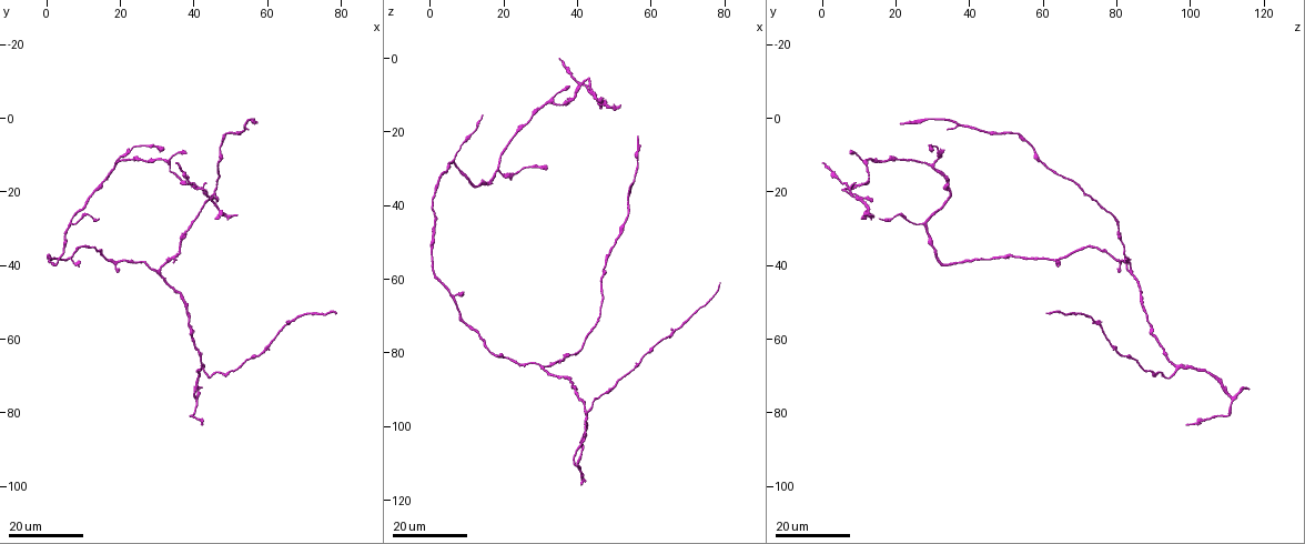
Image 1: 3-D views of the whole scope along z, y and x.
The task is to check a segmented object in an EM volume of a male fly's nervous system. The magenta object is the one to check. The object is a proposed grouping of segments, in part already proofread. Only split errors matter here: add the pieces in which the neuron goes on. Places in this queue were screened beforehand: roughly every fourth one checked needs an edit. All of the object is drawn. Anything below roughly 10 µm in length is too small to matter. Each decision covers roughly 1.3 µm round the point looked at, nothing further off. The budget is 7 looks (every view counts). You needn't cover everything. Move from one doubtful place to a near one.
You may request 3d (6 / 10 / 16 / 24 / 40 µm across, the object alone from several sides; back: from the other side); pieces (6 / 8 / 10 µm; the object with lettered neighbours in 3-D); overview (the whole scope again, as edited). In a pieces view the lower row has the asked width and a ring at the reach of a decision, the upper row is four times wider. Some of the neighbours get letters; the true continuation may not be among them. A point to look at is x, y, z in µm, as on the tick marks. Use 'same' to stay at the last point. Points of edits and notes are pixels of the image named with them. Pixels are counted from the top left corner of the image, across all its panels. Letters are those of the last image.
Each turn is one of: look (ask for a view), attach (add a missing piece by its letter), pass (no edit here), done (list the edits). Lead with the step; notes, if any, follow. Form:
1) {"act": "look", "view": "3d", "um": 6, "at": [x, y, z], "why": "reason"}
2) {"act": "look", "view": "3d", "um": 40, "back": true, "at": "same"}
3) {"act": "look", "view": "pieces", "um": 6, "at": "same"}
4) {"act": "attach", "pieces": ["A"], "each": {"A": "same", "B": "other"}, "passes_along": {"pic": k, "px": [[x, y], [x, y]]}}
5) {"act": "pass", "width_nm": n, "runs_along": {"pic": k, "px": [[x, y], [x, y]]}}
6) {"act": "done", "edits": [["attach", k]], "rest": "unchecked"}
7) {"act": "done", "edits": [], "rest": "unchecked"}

{"act": "look", "view": "3d", "um": 16, "at": [55.0, 3.5, 34.0], "why": "tapers out"}

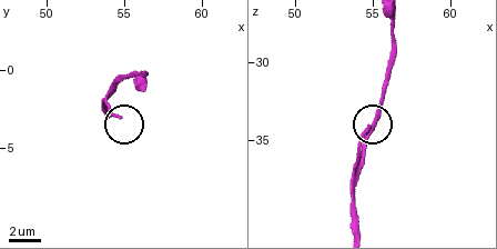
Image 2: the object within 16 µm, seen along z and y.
{"act": "look", "view": "pieces", "um": 10, "at": [54.8, 3.0, 34.0]}

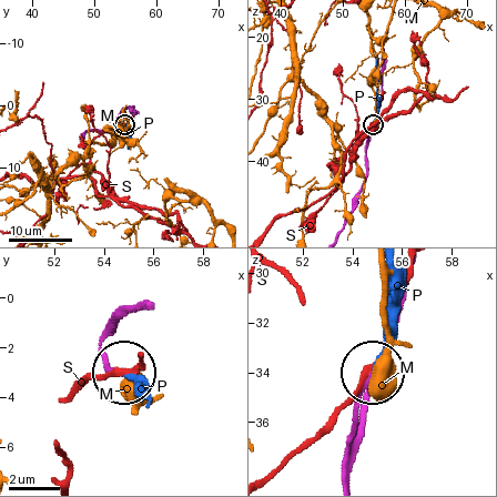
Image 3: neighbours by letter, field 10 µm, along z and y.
{"act": "attach", "pieces": ["P"], "each": {"M": "other", "P": "same", "S": "other"}, "found": "the neuron continues"}

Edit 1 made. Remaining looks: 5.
{"act": "look", "view": "overview"}

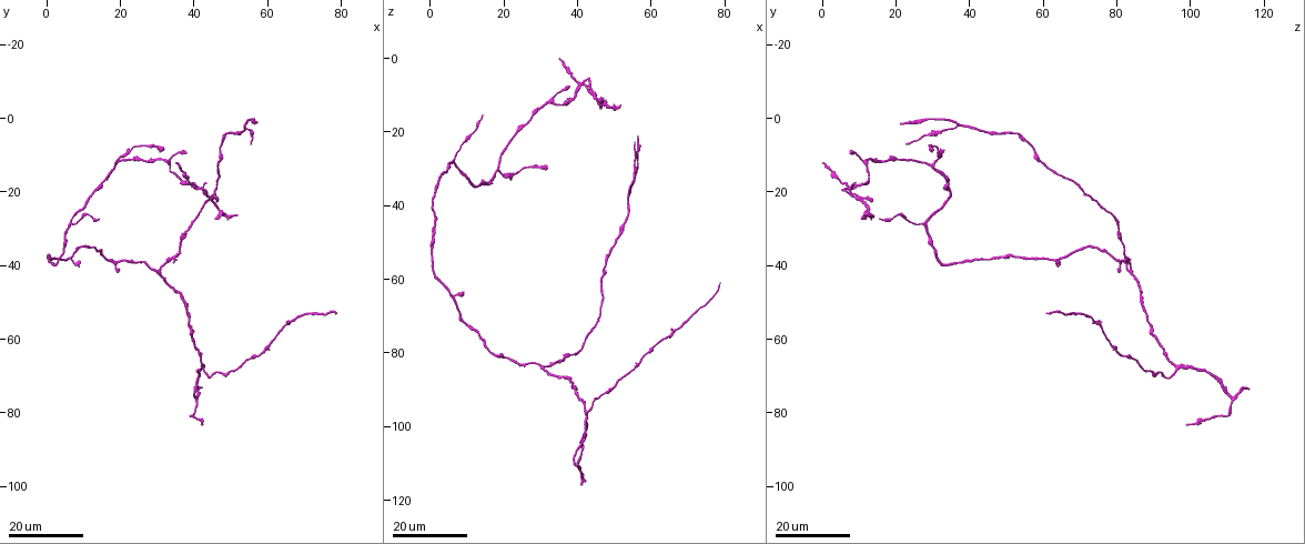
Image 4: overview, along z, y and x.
{"act": "look", "view": "3d", "um": 24, "at": [56.0, 1.0, 21.5], "why": "an open end"}

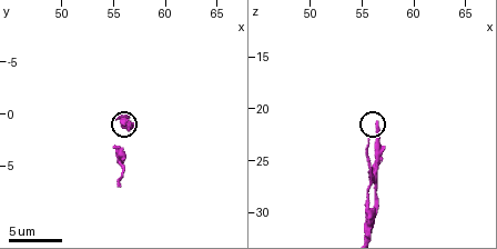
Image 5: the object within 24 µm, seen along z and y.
{"act": "look", "view": "pieces", "um": 8, "at": [56.2, 1.8, 21.4]}

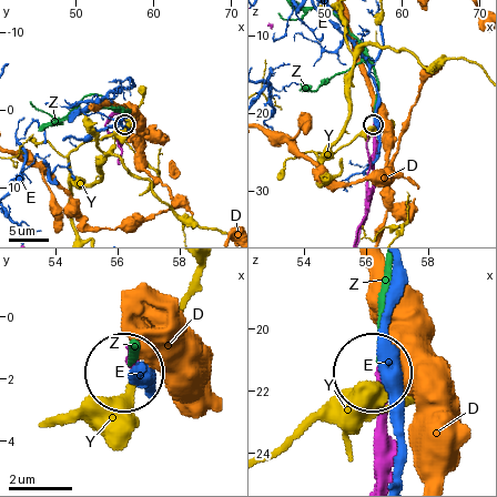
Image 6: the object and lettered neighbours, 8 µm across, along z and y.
{"act": "attach", "pieces": ["Z"], "each": {"D": "other", "E": "other", "Y": "other", "Z": "same"}, "found": "it goes on there"}

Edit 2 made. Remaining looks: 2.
{"act": "done", "edits": [["attach", 3], ["attach", 6]], "rest": "unchecked"}

